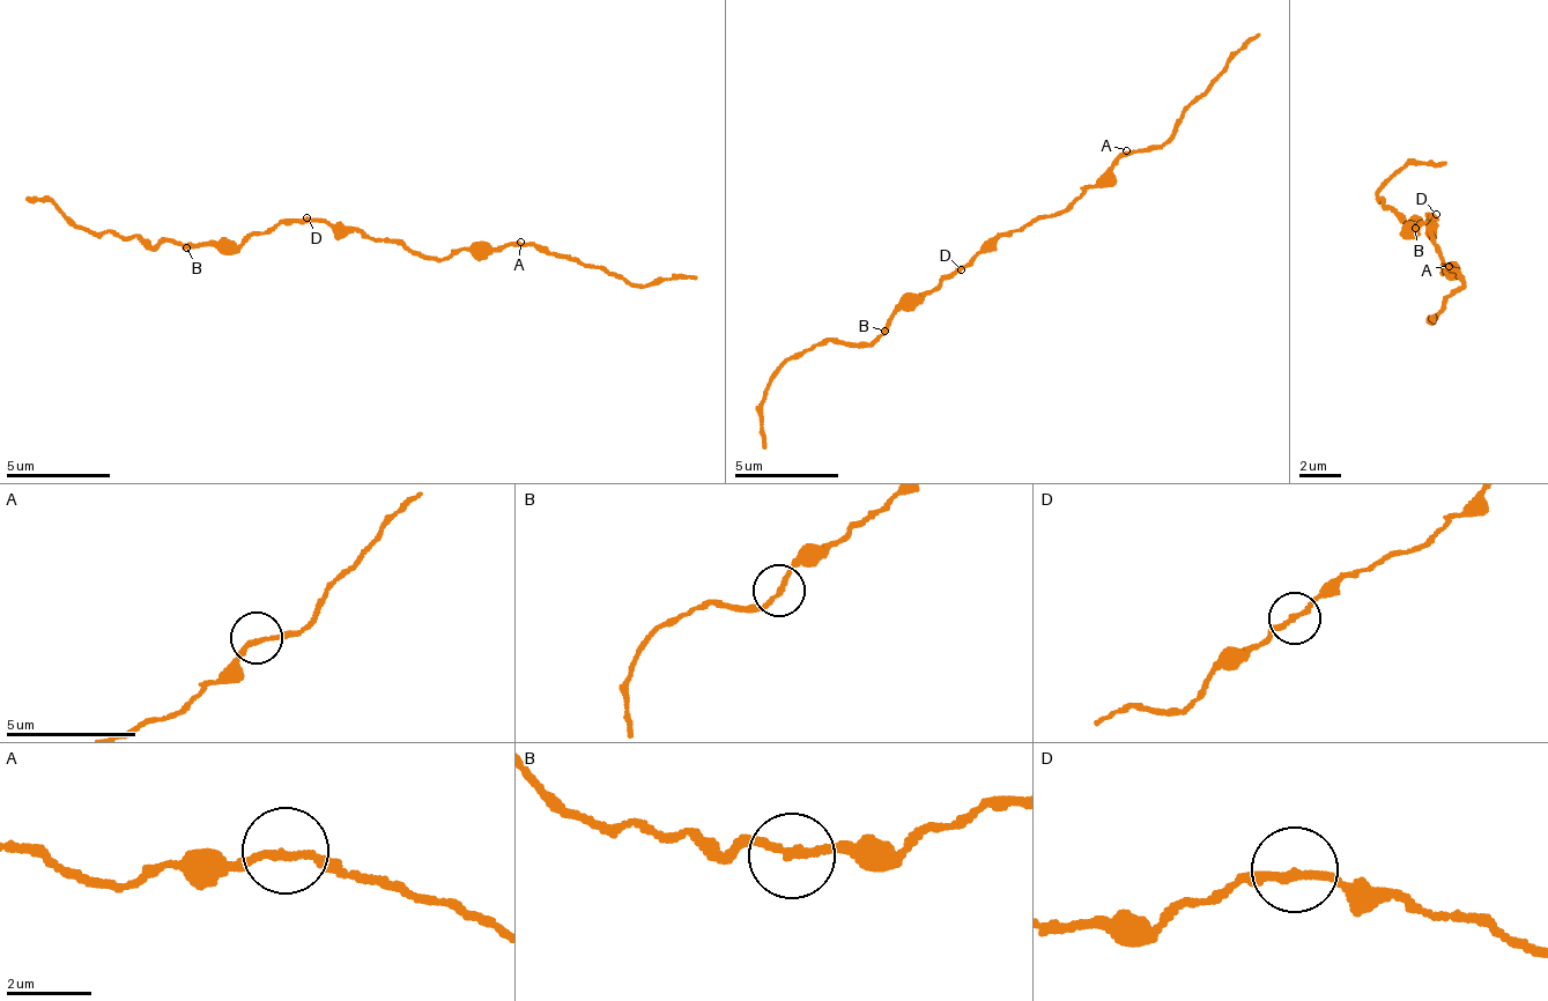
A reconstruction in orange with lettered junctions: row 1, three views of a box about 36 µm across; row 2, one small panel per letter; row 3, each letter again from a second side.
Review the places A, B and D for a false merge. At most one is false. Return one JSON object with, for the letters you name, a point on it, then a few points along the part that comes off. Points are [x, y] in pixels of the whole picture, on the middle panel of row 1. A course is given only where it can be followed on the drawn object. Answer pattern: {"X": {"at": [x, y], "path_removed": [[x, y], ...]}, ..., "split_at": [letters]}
{"split_at": []}

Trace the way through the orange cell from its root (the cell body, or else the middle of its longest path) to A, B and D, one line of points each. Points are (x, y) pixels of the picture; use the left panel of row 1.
A: (340, 223), (355, 234), (402, 243), (429, 258), (441, 258), (459, 247), (513, 246), (520, 242)
B: (340, 223), (282, 224), (264, 235), (251, 235), (236, 245), (186, 245)
D: (340, 223), (315, 223), (306, 217)

